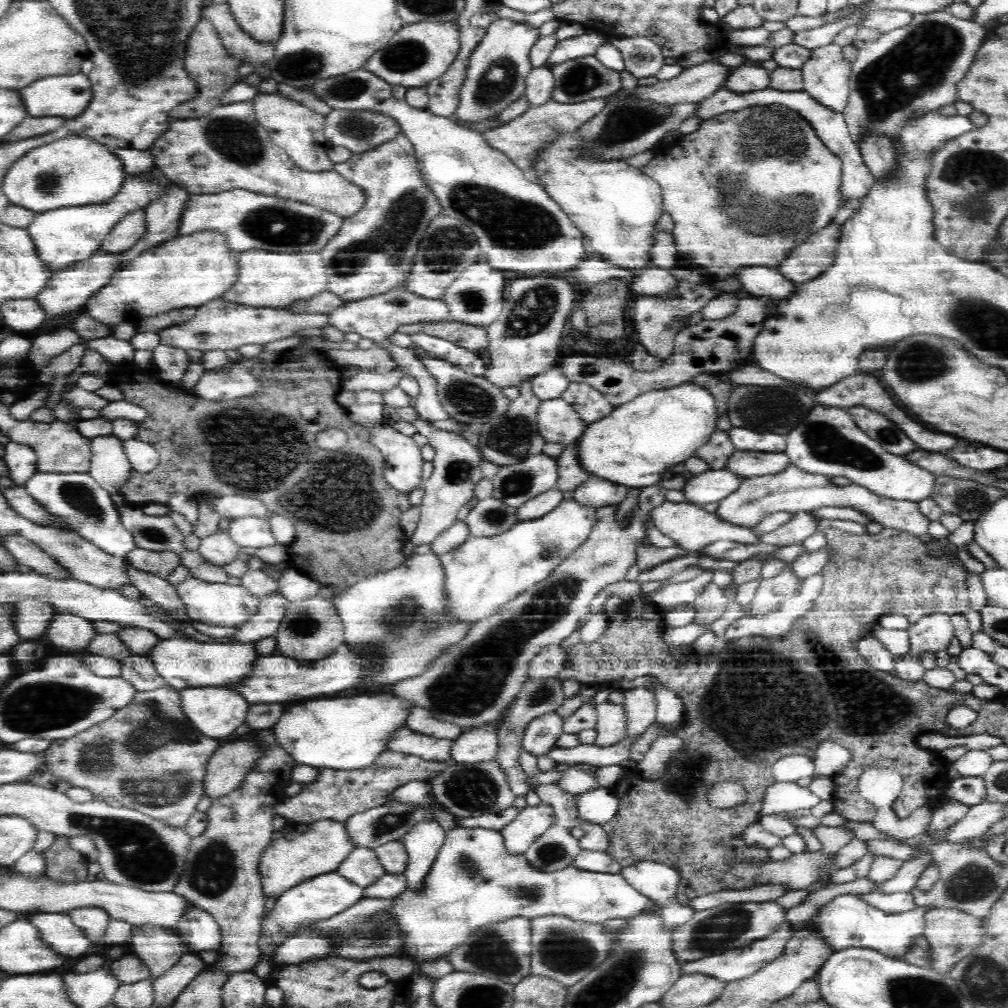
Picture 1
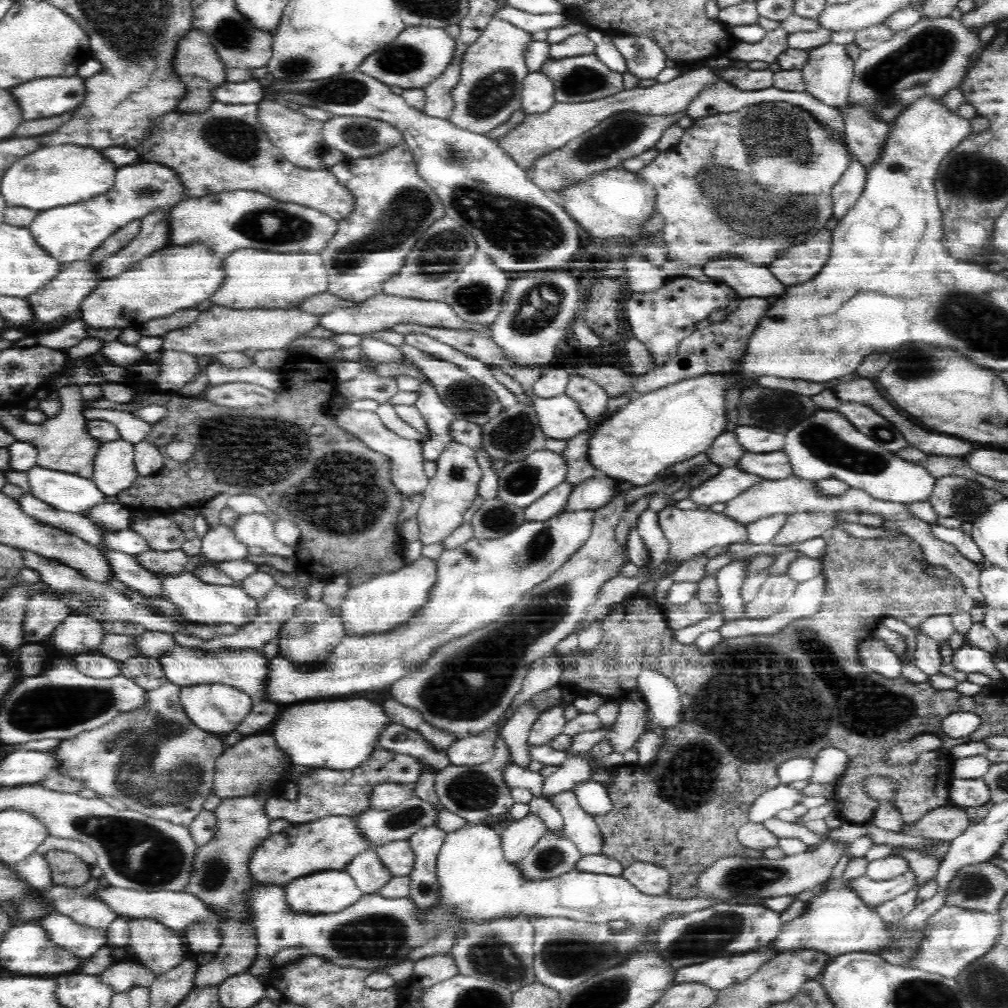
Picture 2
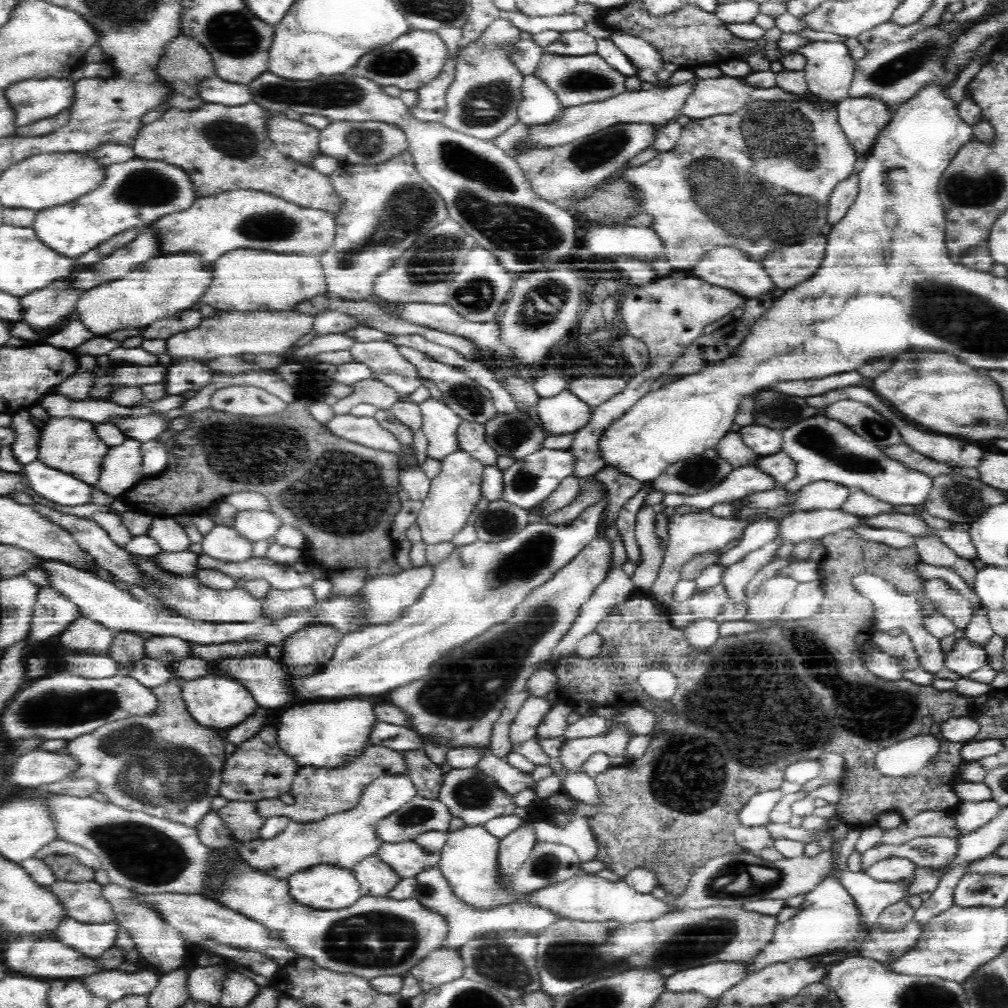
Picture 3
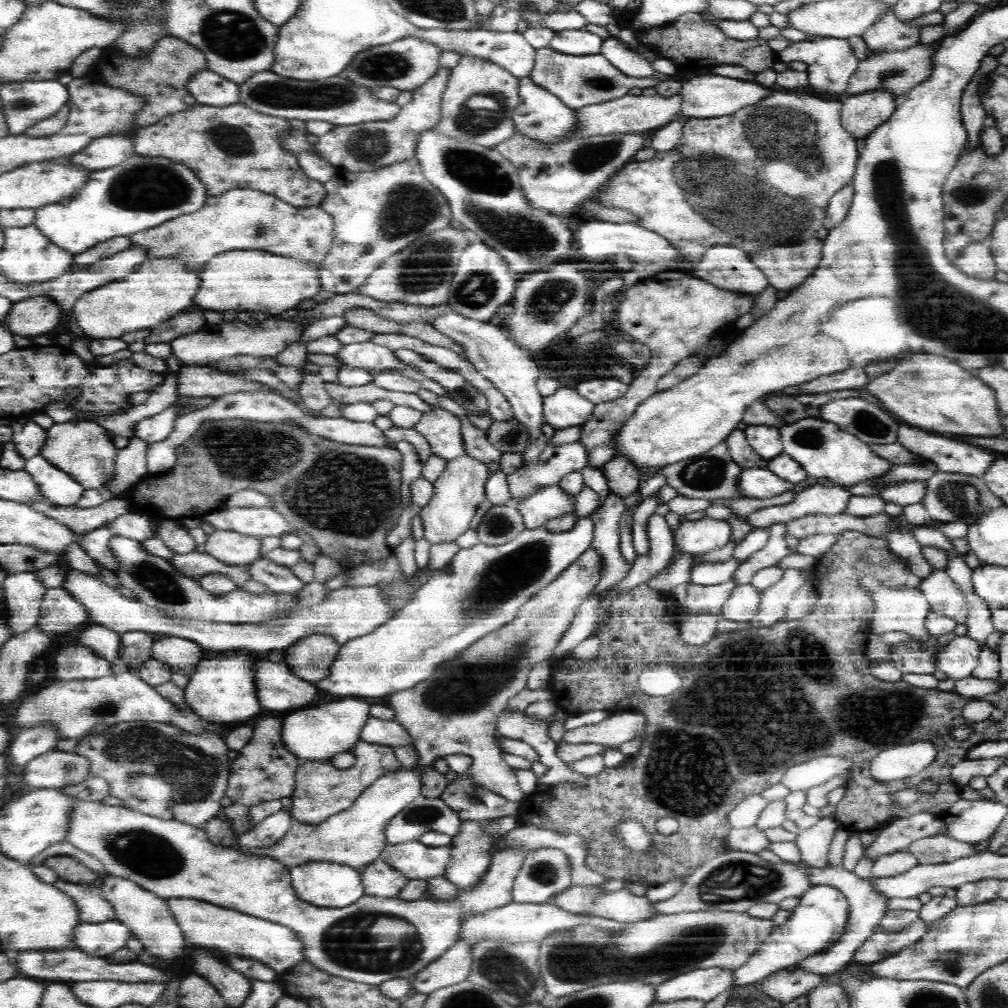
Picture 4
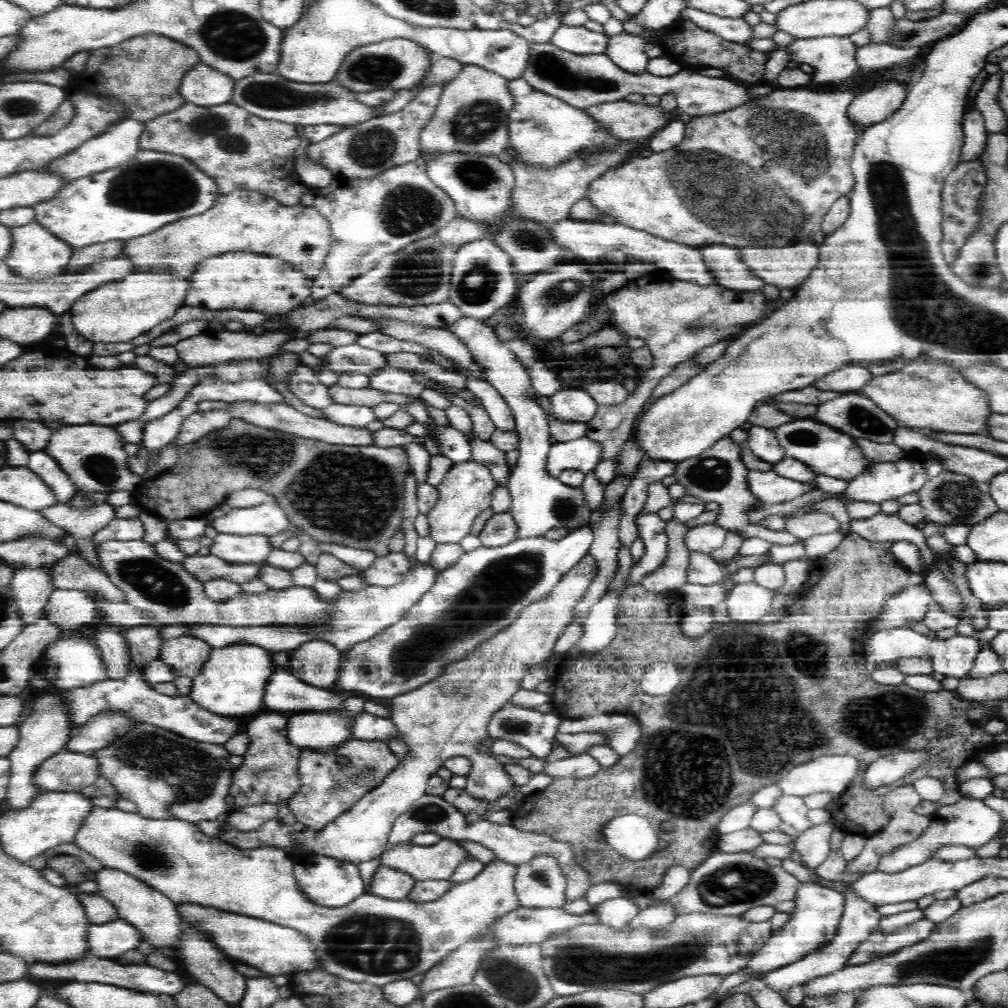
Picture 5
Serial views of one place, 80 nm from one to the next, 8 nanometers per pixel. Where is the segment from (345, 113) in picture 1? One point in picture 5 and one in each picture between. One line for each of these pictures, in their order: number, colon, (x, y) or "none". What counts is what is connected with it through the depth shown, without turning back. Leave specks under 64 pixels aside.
2: (355, 136)
3: (353, 142)
4: (362, 147)
5: (361, 150)

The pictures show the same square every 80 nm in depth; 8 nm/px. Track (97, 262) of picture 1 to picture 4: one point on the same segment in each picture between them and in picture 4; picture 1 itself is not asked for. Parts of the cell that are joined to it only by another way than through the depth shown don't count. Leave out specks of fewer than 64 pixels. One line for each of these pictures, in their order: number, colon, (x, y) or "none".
2: (64, 293)
3: (43, 308)
4: (37, 315)

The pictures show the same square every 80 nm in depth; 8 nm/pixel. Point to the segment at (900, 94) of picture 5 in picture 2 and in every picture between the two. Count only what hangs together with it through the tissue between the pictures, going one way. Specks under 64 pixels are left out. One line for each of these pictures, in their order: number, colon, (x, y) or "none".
2: (865, 135)
3: (861, 120)
4: (860, 114)

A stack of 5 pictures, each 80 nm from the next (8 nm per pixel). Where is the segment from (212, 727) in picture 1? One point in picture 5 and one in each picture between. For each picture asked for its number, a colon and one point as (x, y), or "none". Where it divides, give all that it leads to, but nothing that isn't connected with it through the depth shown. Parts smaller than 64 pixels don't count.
2: (218, 708)
3: (216, 700)
4: (222, 689)
5: (232, 683)

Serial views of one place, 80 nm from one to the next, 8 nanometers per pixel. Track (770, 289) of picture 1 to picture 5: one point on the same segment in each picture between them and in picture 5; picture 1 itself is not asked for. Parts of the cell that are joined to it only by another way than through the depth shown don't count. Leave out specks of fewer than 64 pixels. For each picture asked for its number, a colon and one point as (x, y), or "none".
2: (748, 280)
3: (728, 269)
4: (727, 267)
5: (723, 261)

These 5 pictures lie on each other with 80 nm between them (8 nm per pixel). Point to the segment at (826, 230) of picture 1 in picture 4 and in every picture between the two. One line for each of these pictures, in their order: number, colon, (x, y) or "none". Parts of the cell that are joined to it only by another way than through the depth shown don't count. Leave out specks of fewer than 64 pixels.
2: (804, 261)
3: (792, 266)
4: (785, 268)

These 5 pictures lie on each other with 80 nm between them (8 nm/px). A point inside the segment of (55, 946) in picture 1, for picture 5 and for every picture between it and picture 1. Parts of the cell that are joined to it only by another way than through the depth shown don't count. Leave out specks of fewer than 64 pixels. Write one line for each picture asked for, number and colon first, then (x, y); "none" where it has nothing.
2: (82, 941)
3: (88, 939)
4: (99, 939)
5: (107, 940)

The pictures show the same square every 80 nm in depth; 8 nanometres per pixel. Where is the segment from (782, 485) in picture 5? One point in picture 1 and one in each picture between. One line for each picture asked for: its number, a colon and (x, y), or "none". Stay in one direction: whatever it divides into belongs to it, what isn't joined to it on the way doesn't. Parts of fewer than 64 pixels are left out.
1: (703, 488)
2: (732, 481)
3: (747, 480)
4: (760, 483)

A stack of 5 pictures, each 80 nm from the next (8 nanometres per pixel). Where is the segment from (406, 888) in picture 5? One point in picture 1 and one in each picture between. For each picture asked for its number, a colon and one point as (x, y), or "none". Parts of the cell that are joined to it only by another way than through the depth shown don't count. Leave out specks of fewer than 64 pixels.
1: (362, 867)
2: (369, 873)
3: (375, 878)
4: (379, 879)

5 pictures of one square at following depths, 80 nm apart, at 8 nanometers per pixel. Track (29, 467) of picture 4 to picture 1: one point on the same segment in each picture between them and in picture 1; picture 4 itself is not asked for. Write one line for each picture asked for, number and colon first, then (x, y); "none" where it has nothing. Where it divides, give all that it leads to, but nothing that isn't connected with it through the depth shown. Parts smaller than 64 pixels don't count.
1: (89, 511)
2: (65, 491)
3: (62, 488)

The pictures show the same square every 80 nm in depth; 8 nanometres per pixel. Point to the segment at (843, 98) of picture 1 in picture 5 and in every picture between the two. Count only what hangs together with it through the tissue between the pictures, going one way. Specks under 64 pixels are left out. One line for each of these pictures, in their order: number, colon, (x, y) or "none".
2: (828, 72)
3: (829, 70)
4: (831, 62)
5: (832, 58)

